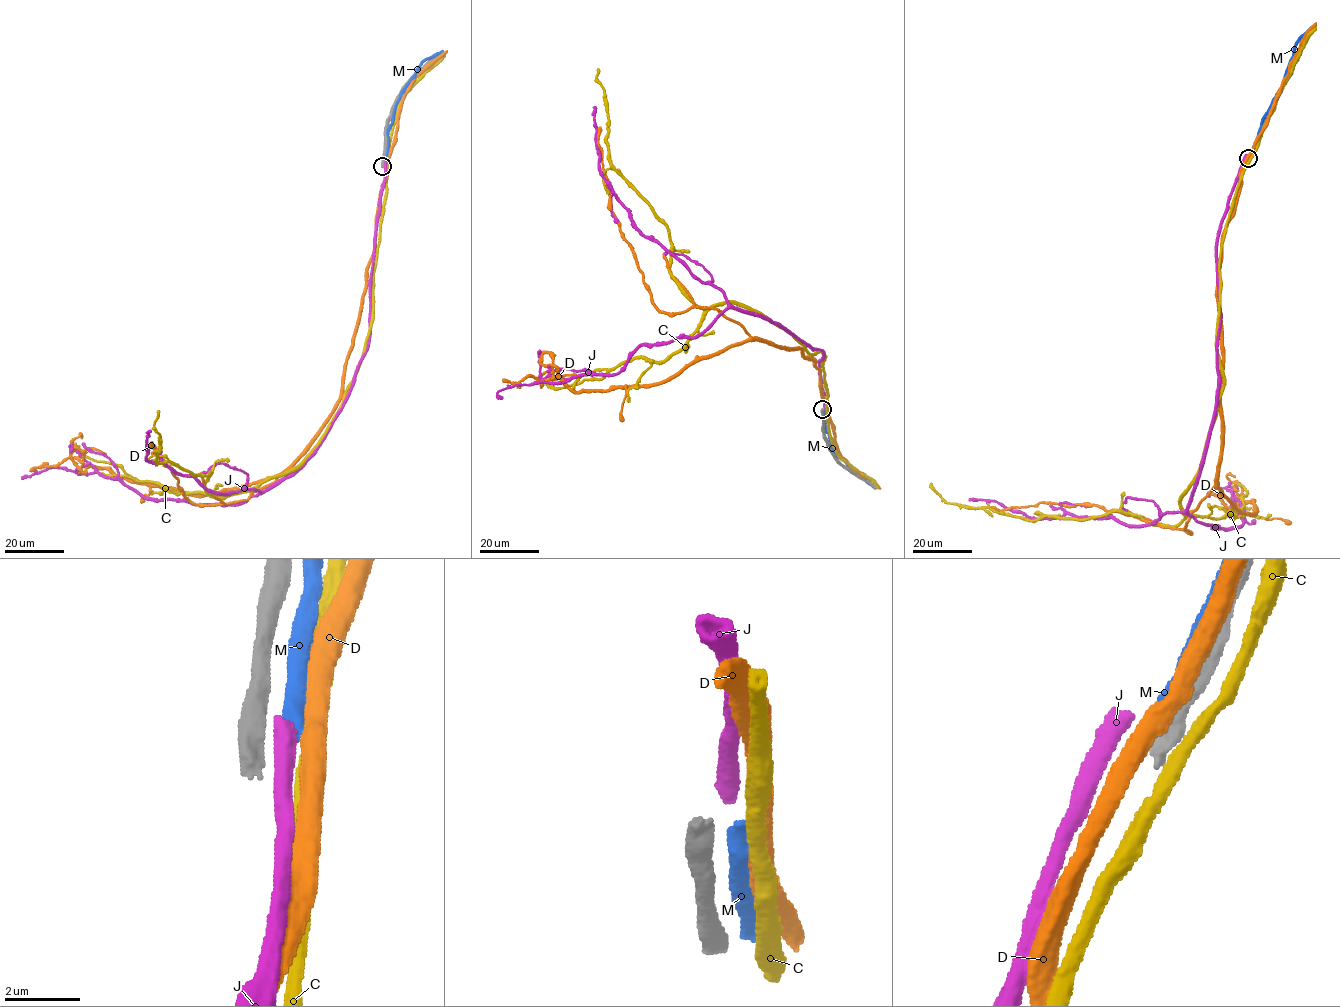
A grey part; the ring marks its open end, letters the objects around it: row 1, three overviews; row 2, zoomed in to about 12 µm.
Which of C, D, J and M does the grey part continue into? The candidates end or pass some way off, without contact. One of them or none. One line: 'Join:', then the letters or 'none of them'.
Join: none of them

